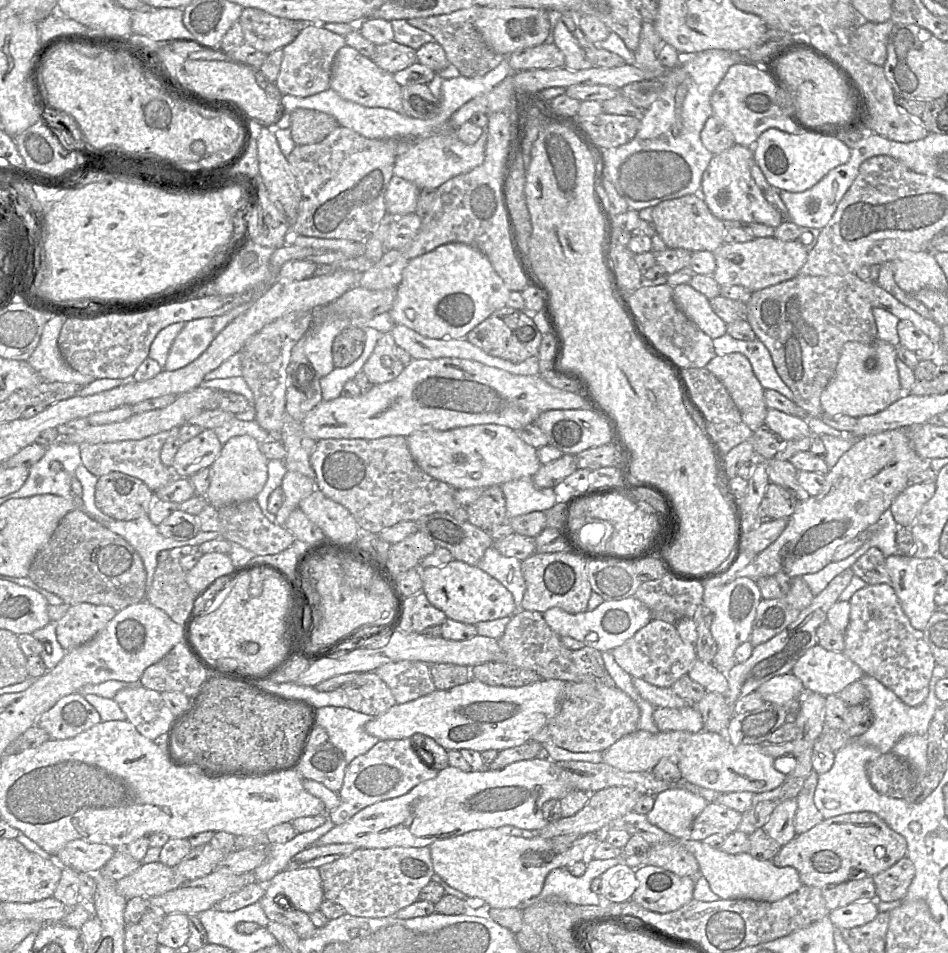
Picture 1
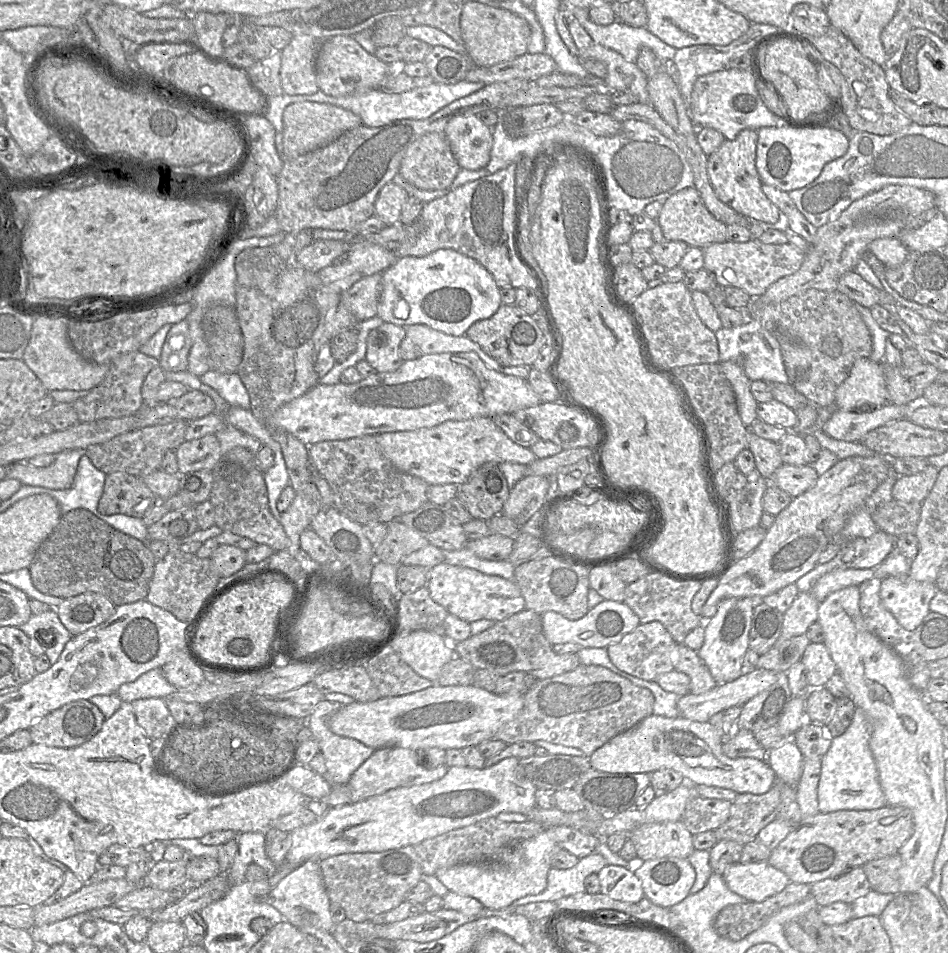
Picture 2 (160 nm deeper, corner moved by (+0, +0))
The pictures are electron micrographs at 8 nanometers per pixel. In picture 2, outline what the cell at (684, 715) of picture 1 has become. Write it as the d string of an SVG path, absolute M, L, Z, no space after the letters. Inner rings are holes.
M756 668L738 678L702 693L688 693L677 702L679 715L698 722L708 722L717 712L732 706L743 706L751 698L768 688L778 678L778 673Z

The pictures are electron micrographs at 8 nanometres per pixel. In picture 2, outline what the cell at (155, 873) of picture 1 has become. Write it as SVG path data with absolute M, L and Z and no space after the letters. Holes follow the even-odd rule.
M126 878L101 882L90 881L80 890L54 904L41 904L34 909L34 927L51 924L79 913L112 906L139 885Z

